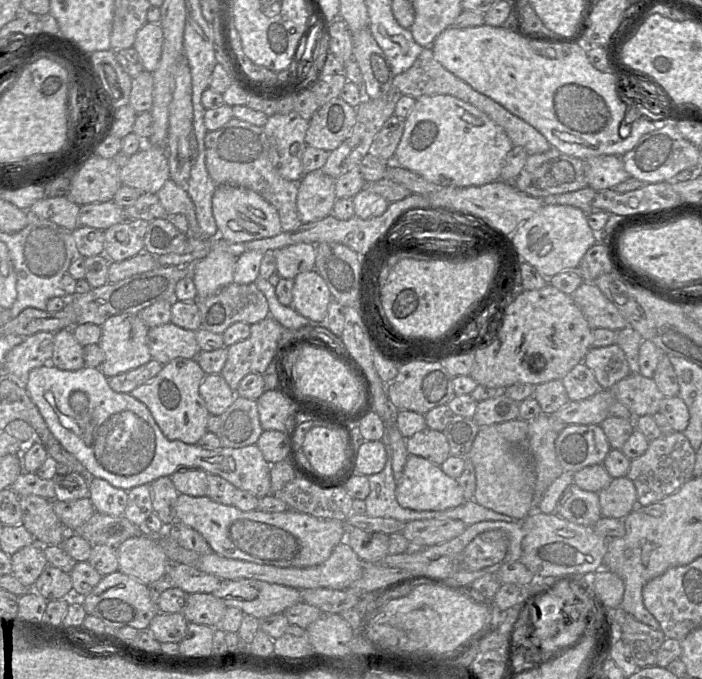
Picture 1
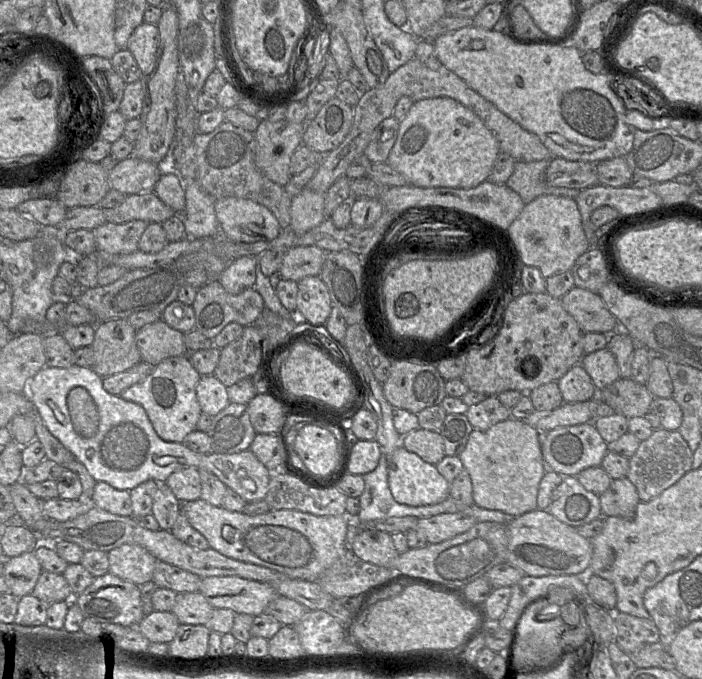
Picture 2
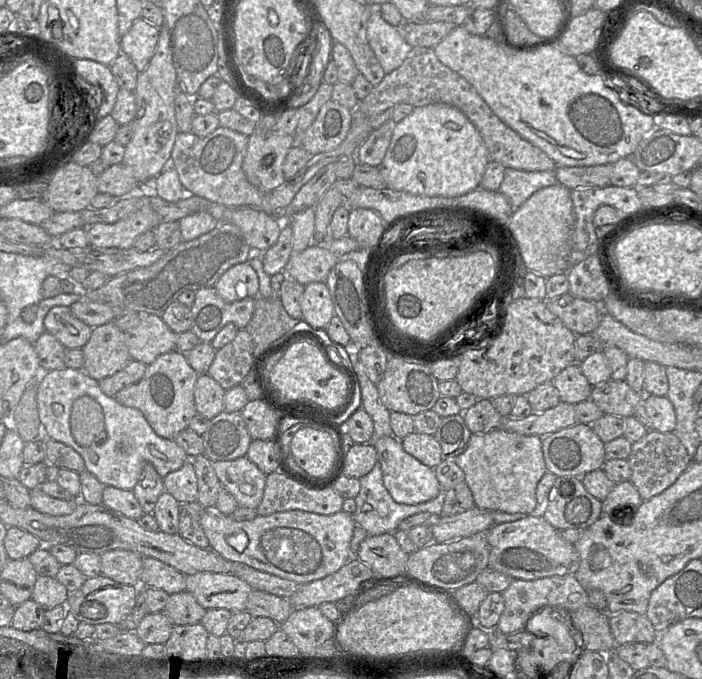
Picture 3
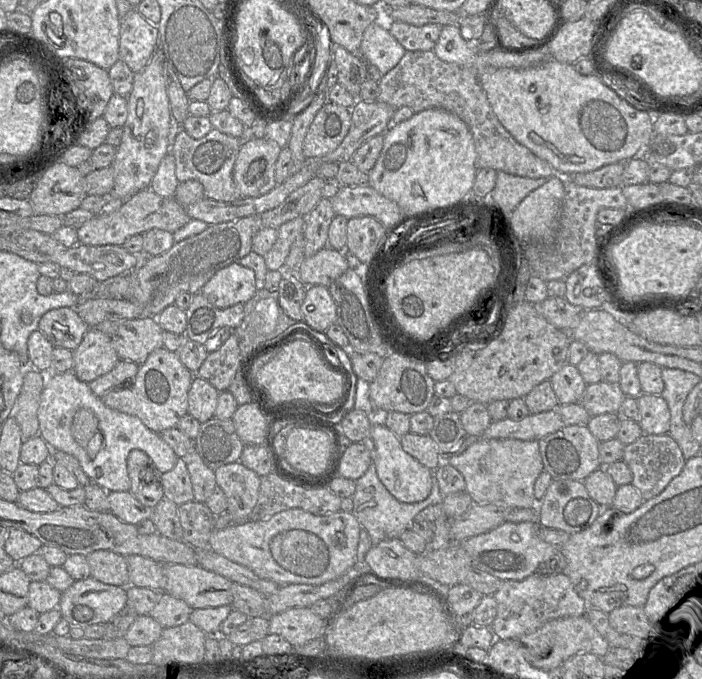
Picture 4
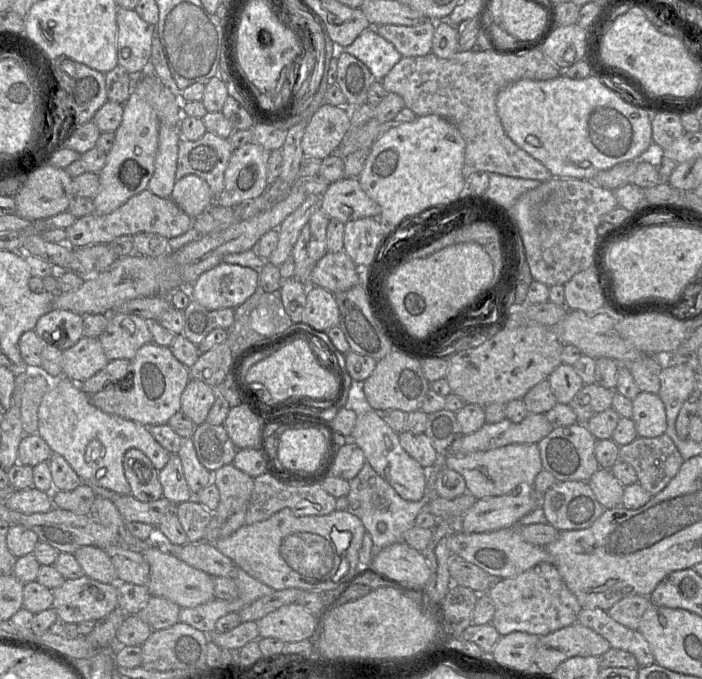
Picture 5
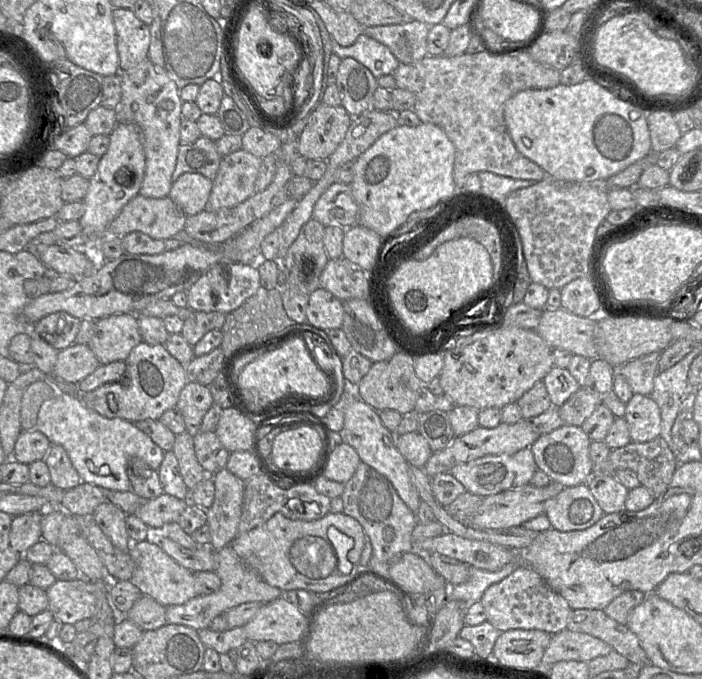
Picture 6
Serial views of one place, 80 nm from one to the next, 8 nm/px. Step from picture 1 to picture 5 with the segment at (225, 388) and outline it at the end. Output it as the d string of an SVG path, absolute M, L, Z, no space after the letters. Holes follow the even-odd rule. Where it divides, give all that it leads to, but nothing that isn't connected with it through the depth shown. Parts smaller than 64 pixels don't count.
M191 379L181 395L181 411L197 426L206 422L217 398L216 390L196 379Z

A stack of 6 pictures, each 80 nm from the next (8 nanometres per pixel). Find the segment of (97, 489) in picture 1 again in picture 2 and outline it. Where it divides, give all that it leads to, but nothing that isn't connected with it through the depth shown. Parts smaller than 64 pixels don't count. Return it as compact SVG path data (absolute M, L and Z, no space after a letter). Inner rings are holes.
M96 482L90 504L119 516L131 516L131 497L128 490L119 490L106 482Z

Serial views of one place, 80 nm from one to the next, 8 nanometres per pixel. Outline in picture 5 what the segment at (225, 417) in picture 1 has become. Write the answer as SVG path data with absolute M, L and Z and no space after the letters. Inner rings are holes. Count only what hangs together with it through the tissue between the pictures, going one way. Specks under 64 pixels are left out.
M204 422L198 425L192 441L198 460L212 473L224 465L232 464L238 450L223 424Z

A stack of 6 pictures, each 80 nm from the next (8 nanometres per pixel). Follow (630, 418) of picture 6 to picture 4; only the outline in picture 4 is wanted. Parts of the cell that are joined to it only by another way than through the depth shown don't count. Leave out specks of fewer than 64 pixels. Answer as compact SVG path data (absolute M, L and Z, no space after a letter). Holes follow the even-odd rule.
M642 393L637 397L641 414L639 425L644 434L661 435L670 431L671 413L661 395Z

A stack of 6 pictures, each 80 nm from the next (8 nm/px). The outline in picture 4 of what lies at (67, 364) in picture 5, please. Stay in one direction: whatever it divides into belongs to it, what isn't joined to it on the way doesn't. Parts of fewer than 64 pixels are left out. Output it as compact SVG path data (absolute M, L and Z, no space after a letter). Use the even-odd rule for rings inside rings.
M90 327L79 346L73 350L72 371L79 380L89 383L111 371L119 361L111 337L95 327Z

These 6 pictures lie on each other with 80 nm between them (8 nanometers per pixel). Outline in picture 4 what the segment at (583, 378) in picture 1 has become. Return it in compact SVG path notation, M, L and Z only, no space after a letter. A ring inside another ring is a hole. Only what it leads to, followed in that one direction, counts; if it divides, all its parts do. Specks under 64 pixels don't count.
M572 364L564 365L549 380L559 404L578 403L587 386L577 367Z

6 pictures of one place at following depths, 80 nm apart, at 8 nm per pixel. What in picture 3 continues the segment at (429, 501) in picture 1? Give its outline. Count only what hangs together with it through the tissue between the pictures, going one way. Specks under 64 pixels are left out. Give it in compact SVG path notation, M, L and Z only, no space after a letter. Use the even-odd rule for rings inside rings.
M392 436L374 438L371 441L377 452L377 460L381 465L383 484L392 498L400 504L415 505L435 498L441 492L434 468L421 463L407 453L401 440Z

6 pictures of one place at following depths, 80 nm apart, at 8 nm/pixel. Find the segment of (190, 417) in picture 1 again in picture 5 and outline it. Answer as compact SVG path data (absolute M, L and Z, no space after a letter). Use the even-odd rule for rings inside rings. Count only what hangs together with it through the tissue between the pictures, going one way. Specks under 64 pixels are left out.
M154 343L143 345L131 360L132 372L117 383L131 379L130 385L107 385L103 390L89 395L90 402L99 410L139 422L144 426L167 424L181 409L181 395L191 380L189 368L179 362L169 347Z

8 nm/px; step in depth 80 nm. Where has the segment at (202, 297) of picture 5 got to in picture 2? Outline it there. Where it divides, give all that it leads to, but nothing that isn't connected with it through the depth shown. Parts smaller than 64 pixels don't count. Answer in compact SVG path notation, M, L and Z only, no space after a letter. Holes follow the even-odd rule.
M254 256L239 257L227 265L218 281L232 294L252 288L256 282L257 262L258 258Z

